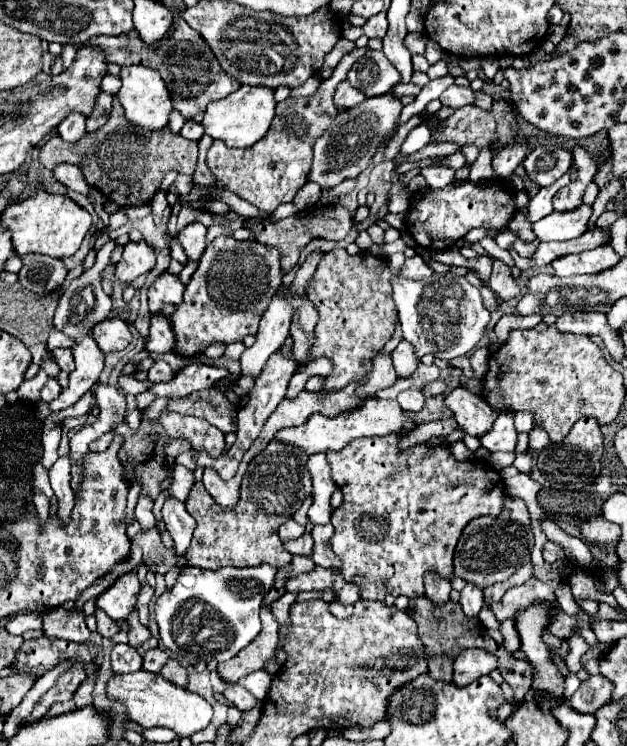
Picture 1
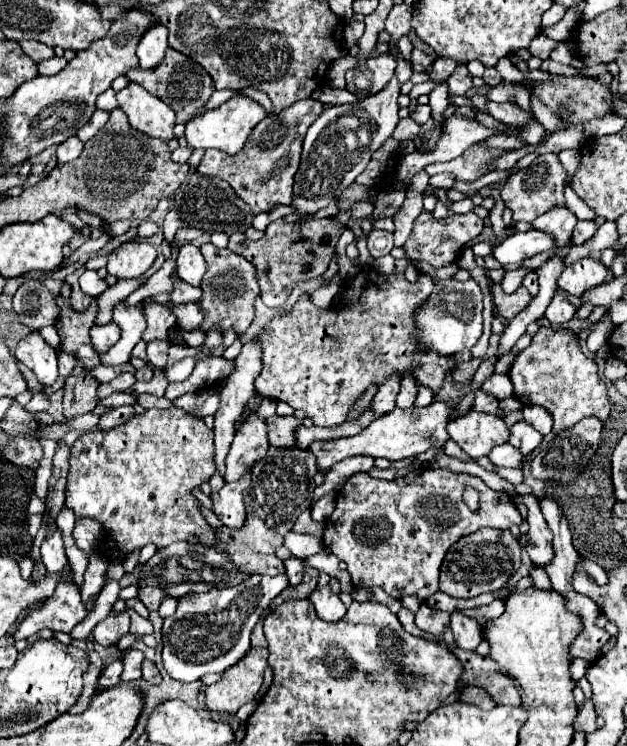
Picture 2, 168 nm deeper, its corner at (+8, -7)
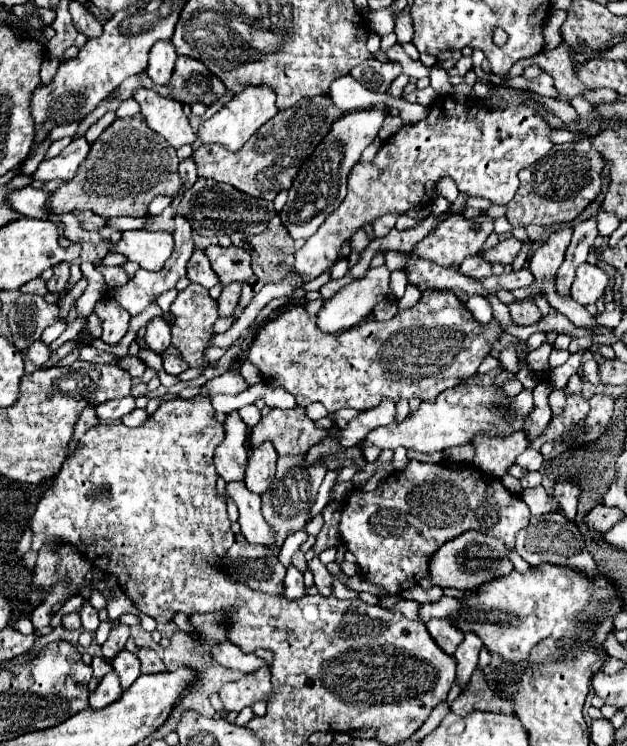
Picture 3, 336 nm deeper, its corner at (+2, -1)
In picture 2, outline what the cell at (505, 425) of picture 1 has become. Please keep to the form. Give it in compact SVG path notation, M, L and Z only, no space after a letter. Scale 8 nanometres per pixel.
M503 443L503 445L495 445L489 451L489 459L493 465L501 465L501 467L521 467L521 453L511 445L511 443Z

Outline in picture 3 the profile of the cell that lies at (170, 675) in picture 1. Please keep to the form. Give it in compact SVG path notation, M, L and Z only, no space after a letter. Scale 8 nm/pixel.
M133 641L127 645L129 651L133 651L133 655L137 655L137 659L141 661L141 671L143 673L163 673L165 665L159 659L159 655L151 649L151 647L137 647Z

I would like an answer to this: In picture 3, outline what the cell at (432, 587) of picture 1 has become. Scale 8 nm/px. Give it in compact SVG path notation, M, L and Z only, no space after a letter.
M431 619L427 623L427 631L431 635L431 639L447 653L453 655L455 649L461 645L463 641L463 633L453 627L453 623L449 619Z

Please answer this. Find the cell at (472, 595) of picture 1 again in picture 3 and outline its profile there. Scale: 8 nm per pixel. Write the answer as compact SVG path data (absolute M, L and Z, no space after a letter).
M465 633L465 639L461 643L461 647L455 653L455 661L457 661L457 677L455 681L459 683L461 691L465 691L471 673L477 667L477 659L479 659L479 651L481 651L483 643L477 635L473 633Z

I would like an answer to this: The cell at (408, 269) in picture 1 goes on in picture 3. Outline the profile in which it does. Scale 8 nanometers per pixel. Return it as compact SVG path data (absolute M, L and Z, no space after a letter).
M425 291L421 293L421 299L413 309L399 311L393 319L383 323L375 319L363 321L361 325L337 335L321 333L315 325L315 319L309 319L305 307L291 305L289 309L279 313L279 317L267 321L259 329L247 351L247 359L257 365L265 381L287 389L295 397L297 405L307 407L309 403L319 401L327 407L329 413L335 413L343 407L371 409L377 407L383 397L391 399L393 403L413 397L433 403L441 391L473 377L481 361L489 355L493 343L501 339L501 335L503 329L497 319L493 319L489 325L479 325L473 319L471 311L461 301L457 301L453 293L441 295L437 291Z

